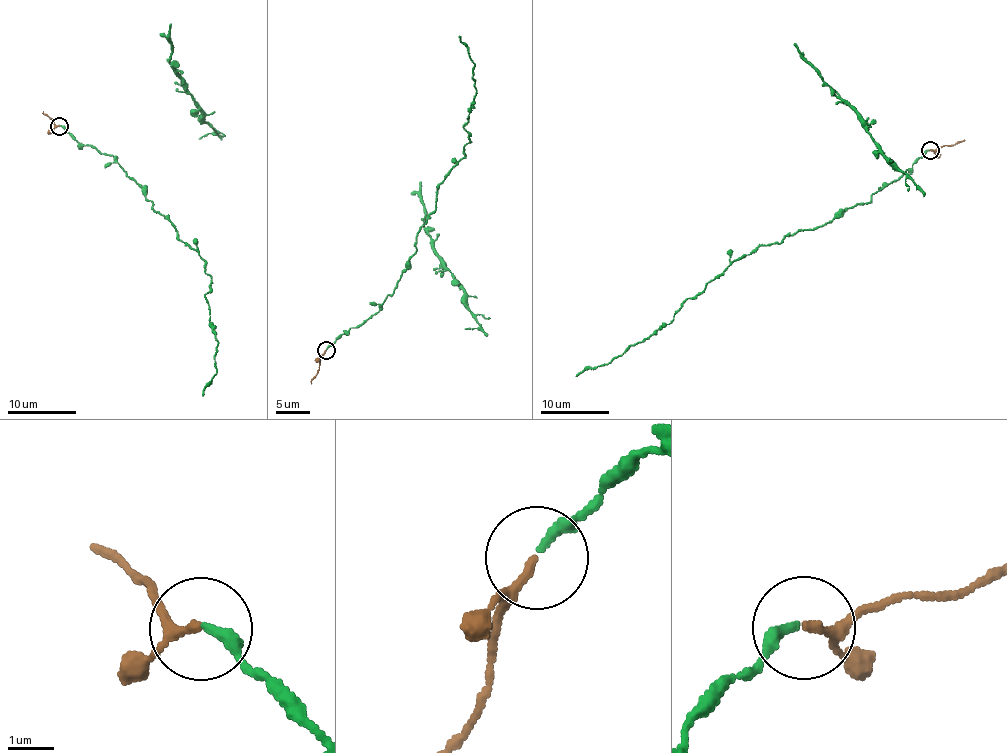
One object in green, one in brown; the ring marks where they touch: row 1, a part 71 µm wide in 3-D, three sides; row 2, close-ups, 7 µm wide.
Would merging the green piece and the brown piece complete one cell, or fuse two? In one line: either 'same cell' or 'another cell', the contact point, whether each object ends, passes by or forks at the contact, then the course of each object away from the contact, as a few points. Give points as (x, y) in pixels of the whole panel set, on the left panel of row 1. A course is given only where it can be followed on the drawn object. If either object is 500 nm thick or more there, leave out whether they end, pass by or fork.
same cell; at (59, 126); green ends there; brown passes by; green runs (60, 125), (80, 144), (112, 155), (206, 262), (204, 296), (217, 344), (216, 372), (202, 396); brown runs (60, 125), (56, 126), (42, 111)

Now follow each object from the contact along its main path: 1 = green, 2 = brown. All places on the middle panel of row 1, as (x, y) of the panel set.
1: (326, 349), (393, 292), (436, 187), (465, 156), (476, 91), (459, 36)
2: (326, 349), (311, 383)

